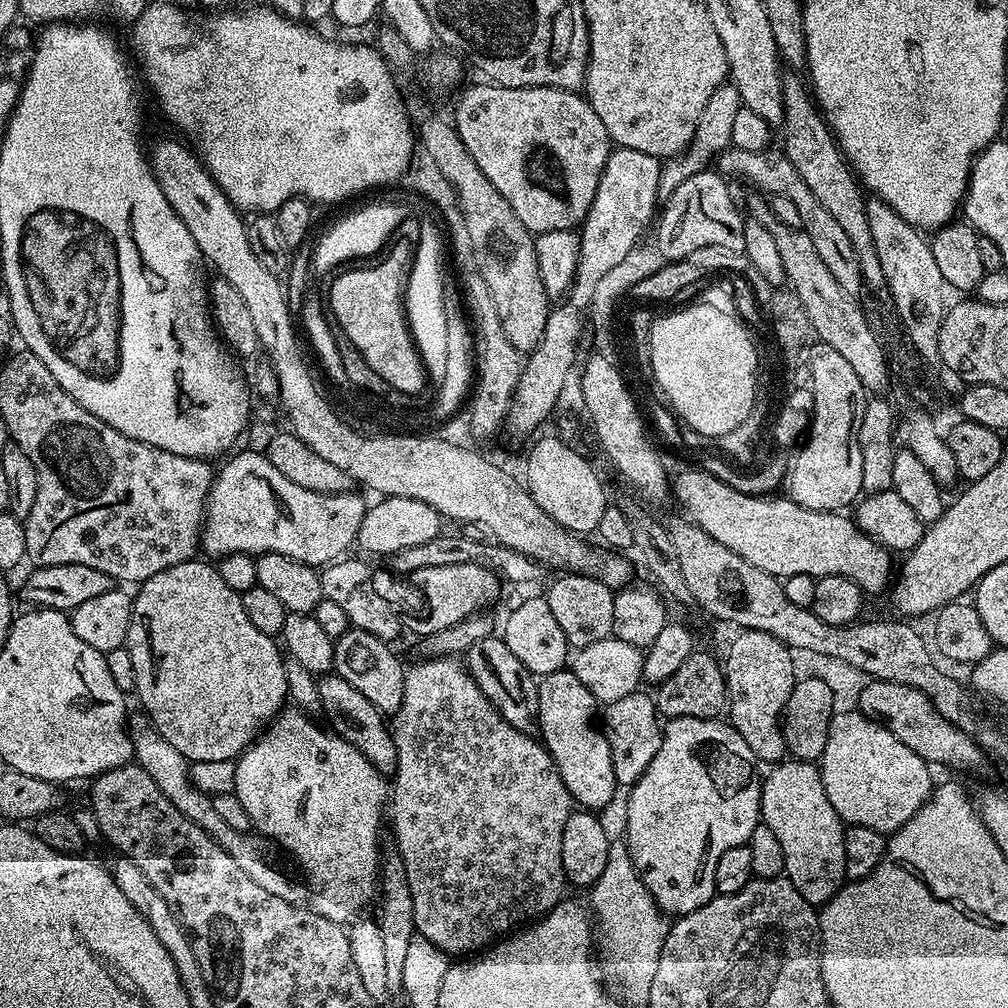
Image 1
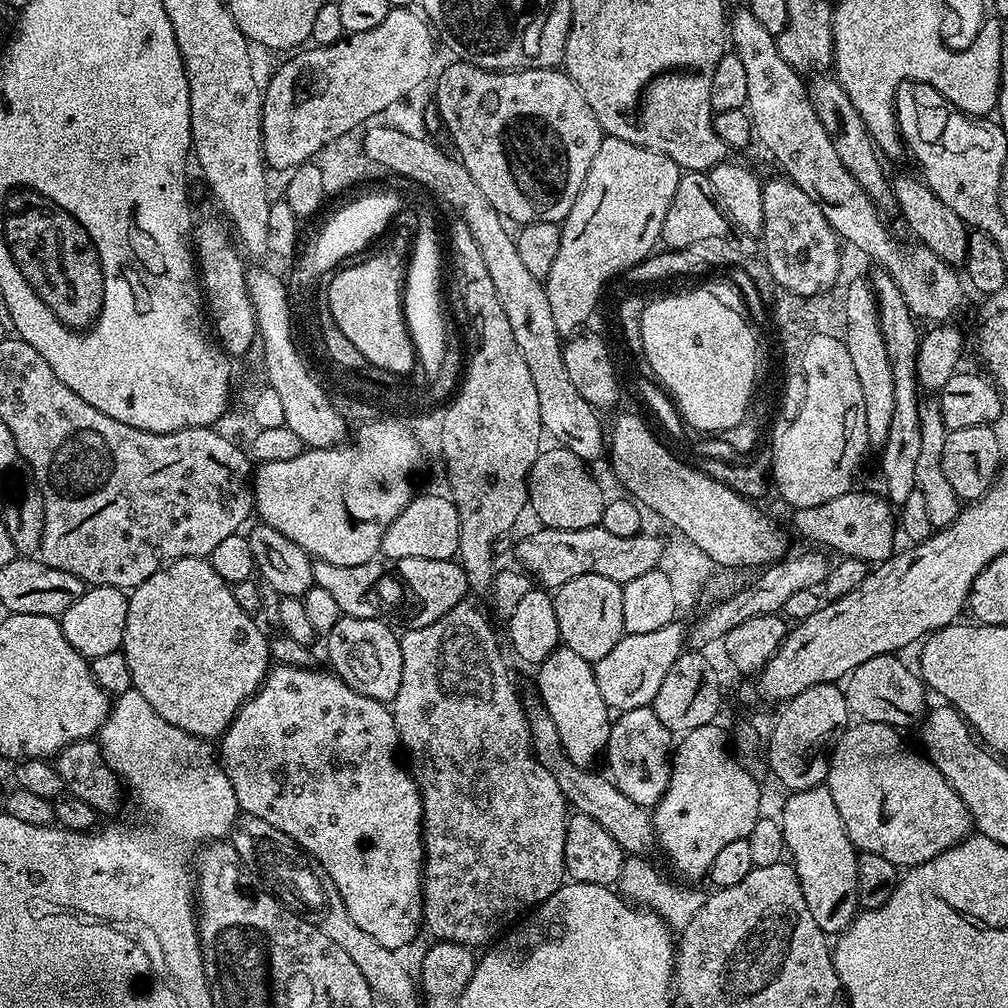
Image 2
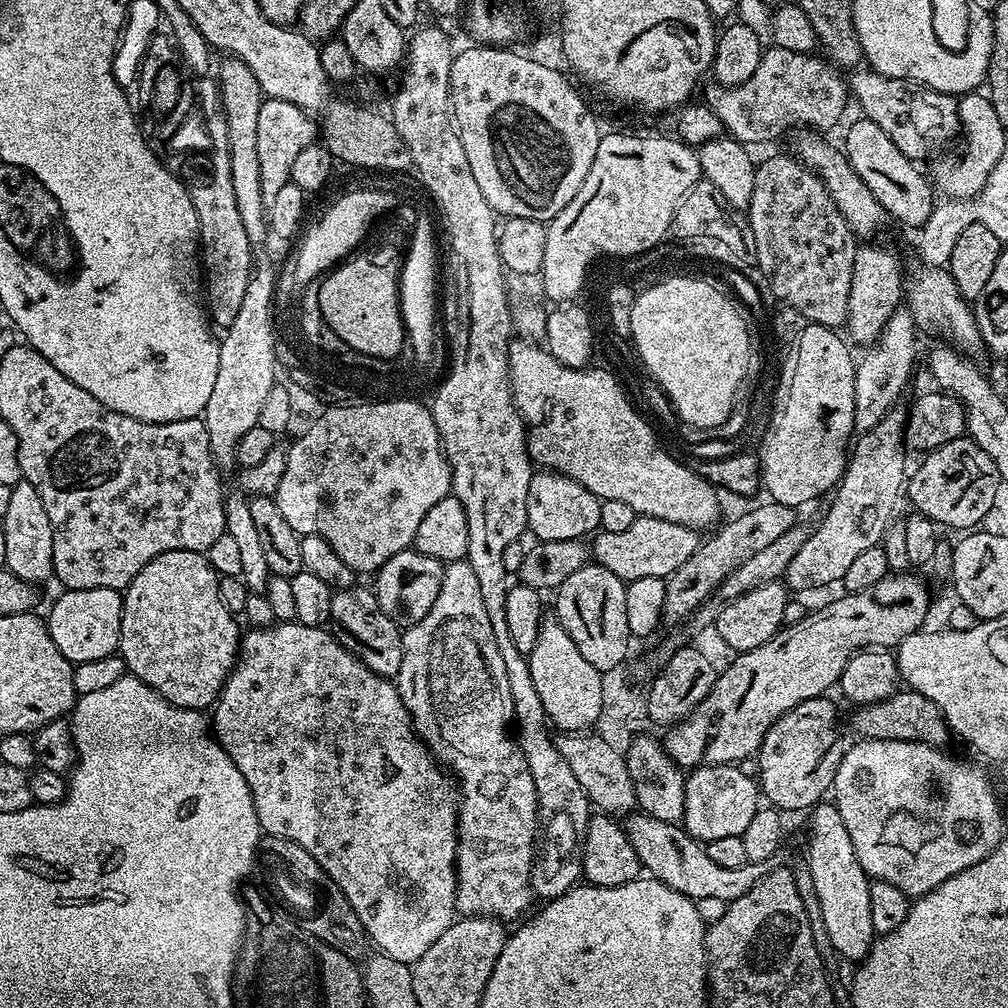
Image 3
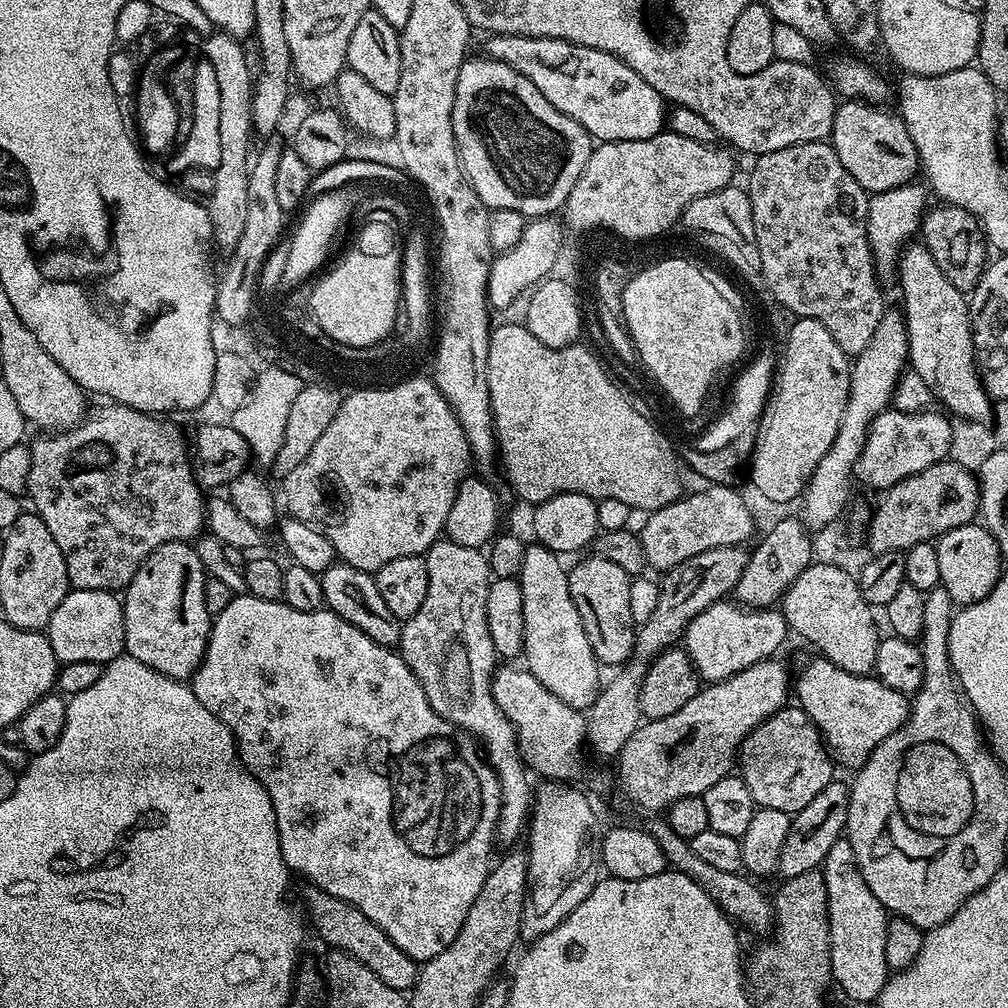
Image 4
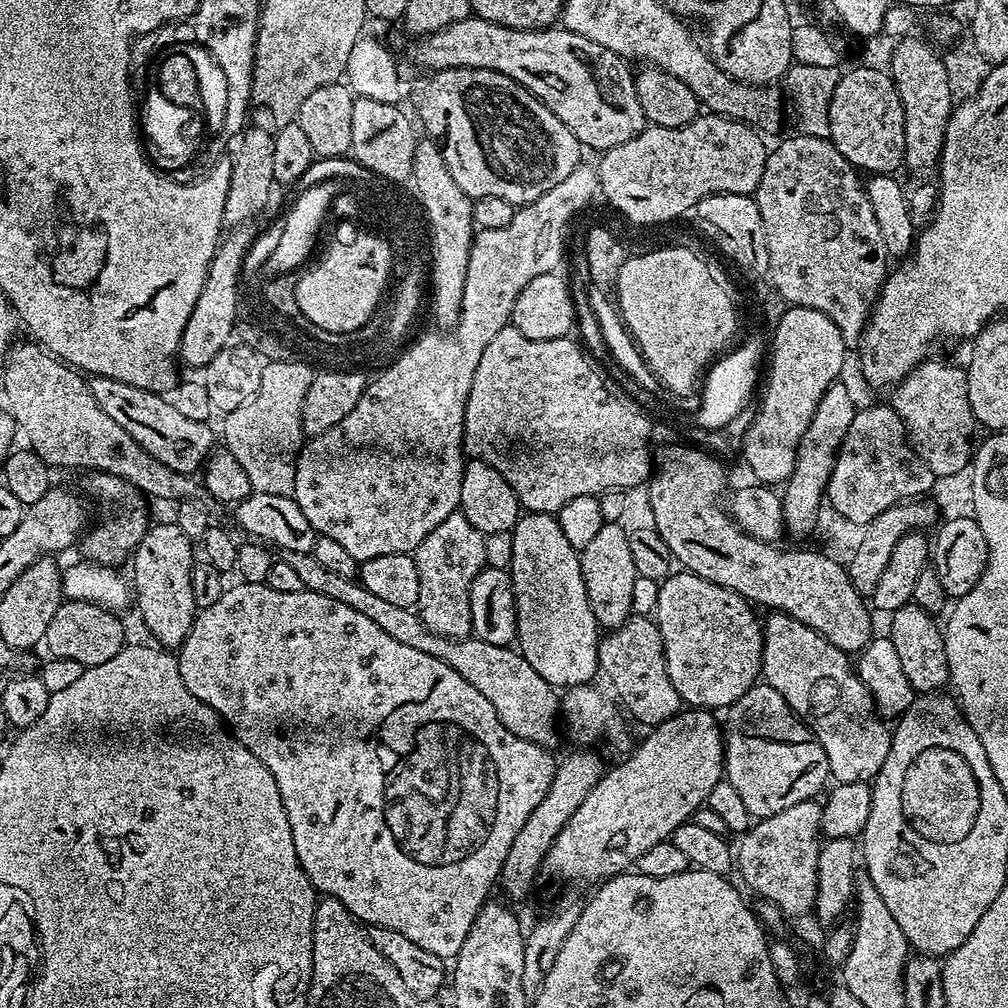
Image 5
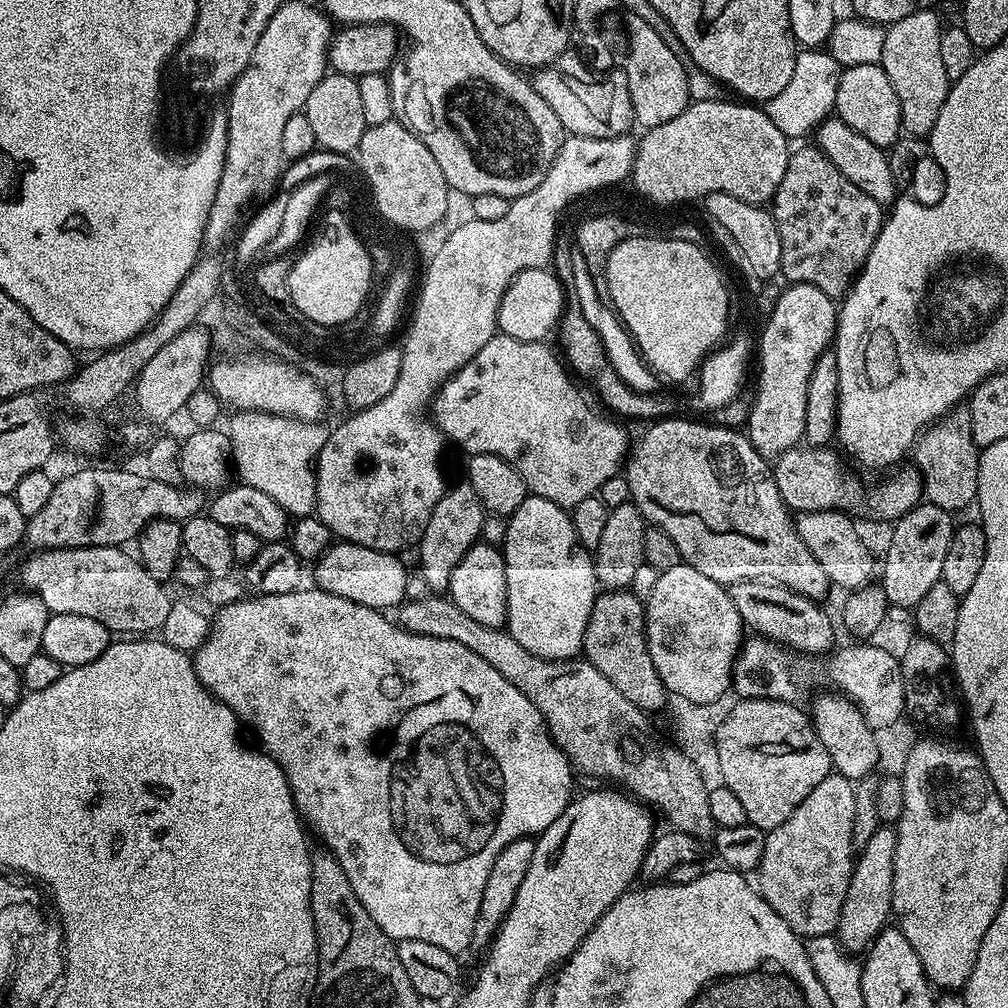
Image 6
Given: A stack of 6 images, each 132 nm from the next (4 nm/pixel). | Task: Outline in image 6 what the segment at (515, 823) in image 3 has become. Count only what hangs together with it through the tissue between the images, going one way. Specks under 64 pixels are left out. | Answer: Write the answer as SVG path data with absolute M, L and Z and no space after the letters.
M460 482L447 489L444 496L434 506L434 514L430 514L430 522L426 522L426 530L422 534L418 551L420 551L420 576L424 579L425 589L440 594L447 589L450 574L454 574L454 566L481 539L480 531L485 518L482 502L478 502L478 494L474 494L467 482Z

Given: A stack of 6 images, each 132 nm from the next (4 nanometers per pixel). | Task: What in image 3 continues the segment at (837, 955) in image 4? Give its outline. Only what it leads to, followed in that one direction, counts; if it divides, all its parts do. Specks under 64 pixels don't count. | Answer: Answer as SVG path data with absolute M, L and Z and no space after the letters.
M821 802L811 809L812 829L808 832L806 857L822 906L823 925L830 934L837 954L845 961L859 962L872 949L877 934L870 918L870 878L862 870L850 842L850 833L835 803Z

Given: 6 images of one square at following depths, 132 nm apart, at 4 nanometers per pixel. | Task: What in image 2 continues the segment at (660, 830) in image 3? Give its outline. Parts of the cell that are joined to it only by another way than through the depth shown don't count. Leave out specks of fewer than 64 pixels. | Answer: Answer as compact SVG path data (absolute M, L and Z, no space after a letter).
M525 695L522 703L532 735L532 751L538 762L542 762L546 770L550 770L554 782L558 782L558 790L562 790L569 809L586 814L586 818L594 818L594 822L598 822L602 830L607 830L610 838L614 838L614 842L618 842L618 846L626 854L647 857L648 851L656 844L651 811L638 806L638 802L630 802L630 798L626 798L626 794L622 794L622 790L618 790L618 786L607 775L599 776L596 770L583 768L572 762L566 750L562 750L562 738L558 738L558 726L554 726L554 718L550 718L539 695L531 695Z

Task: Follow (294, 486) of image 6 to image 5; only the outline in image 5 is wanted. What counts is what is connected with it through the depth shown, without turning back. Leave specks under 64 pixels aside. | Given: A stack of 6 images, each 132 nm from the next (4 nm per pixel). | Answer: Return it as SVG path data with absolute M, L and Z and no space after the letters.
M293 360L267 361L262 367L262 382L255 397L246 403L246 405L242 405L240 408L236 408L234 411L225 413L225 416L223 417L224 424L222 426L224 430L224 436L222 432L222 440L223 443L224 440L226 442L226 444L224 444L225 449L228 452L234 454L234 458L237 458L238 462L241 463L243 467L245 467L245 471L246 474L249 475L250 484L253 491L266 494L282 494L283 496L291 495L294 486L294 474L296 473L296 460L299 456L300 450L304 445L304 431L303 424L301 422L301 408L304 406L306 392L308 392L309 386L312 383L314 376L315 373L313 367L309 364L305 364L305 362L298 363L294 362Z

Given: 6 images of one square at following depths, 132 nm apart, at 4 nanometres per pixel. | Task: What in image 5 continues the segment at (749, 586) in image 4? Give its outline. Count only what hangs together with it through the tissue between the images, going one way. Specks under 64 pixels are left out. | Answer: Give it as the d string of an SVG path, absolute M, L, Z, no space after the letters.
M837 382L829 386L806 434L800 439L796 451L794 470L790 478L783 485L782 499L784 505L784 526L789 536L808 536L817 531L819 510L825 503L828 483L836 465L836 456L840 452L842 442L846 438L846 430L850 430L850 422L854 422L858 411L858 403L852 397L850 389L844 382Z

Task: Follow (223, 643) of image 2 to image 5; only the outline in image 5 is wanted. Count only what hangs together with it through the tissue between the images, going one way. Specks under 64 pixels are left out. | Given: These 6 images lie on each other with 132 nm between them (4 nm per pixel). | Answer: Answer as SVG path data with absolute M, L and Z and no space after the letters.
M175 522L153 523L130 557L134 608L136 604L149 634L157 640L153 641L164 650L179 649L180 643L196 621L198 609L194 602L194 590L190 590L190 570L194 563L192 548L194 541Z

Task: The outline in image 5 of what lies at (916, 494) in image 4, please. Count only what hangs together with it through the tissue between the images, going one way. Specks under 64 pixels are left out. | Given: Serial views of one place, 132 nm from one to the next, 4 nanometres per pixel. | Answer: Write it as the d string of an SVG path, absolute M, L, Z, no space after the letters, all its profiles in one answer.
M917 498L896 504L890 510L878 514L878 518L863 525L861 532L864 533L861 534L852 557L846 560L848 577L850 582L854 582L854 590L858 590L865 598L871 598L874 590L878 590L878 582L882 582L882 570L886 570L886 562L890 562L890 554L894 554L894 546L898 546L898 542L902 542L902 538L906 538L911 532L928 530L937 520L938 511L935 503L928 498Z

